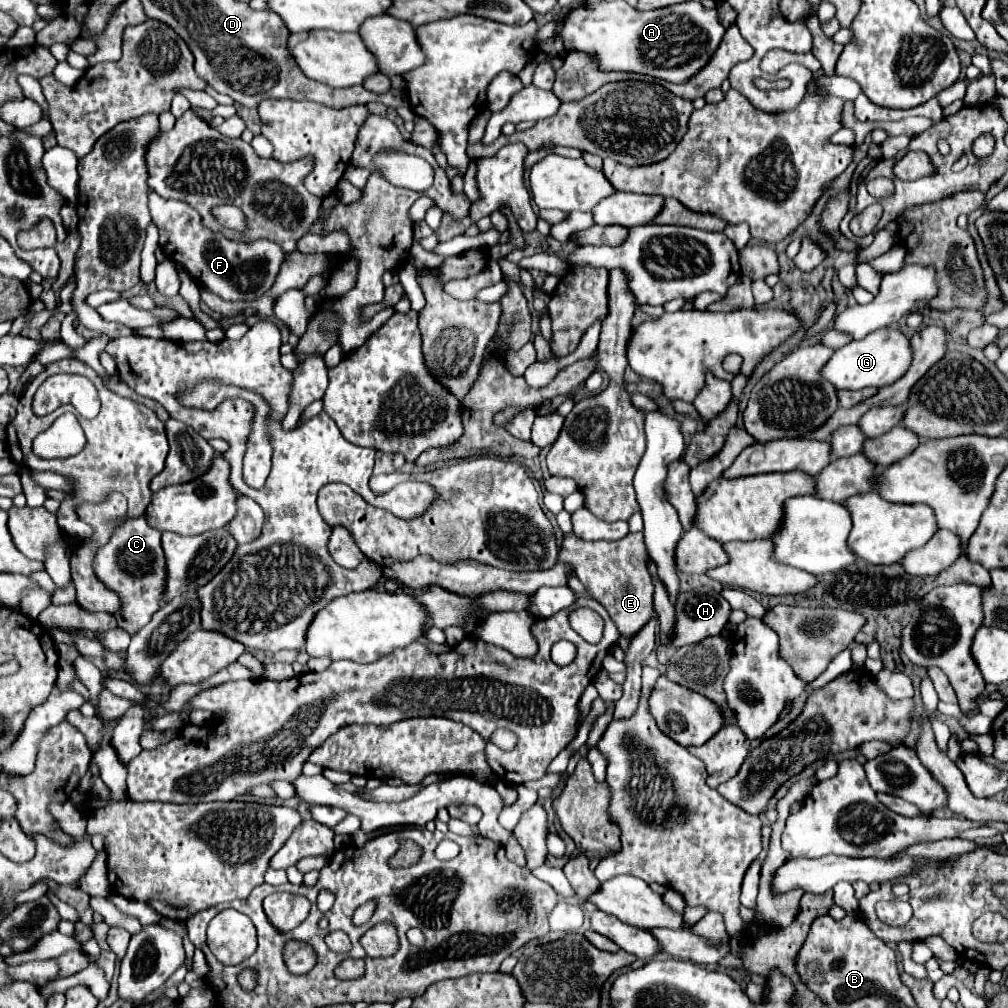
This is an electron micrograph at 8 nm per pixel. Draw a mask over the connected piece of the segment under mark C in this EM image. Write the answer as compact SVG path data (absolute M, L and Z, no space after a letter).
M146 515L128 519L114 535L112 541L98 549L94 559L94 571L98 579L122 597L122 609L114 615L118 627L126 629L130 635L142 629L152 615L164 605L164 551L160 545L160 531L152 529Z

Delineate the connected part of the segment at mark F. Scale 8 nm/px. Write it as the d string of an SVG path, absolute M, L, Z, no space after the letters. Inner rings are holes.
M150 193L150 213L152 223L156 223L160 233L160 247L162 251L176 263L180 263L196 283L210 287L216 295L226 301L254 301L256 297L264 295L278 271L284 263L286 253L280 245L268 239L254 239L254 241L226 241L222 233L212 233L204 223L200 213L184 201L164 199L158 193Z

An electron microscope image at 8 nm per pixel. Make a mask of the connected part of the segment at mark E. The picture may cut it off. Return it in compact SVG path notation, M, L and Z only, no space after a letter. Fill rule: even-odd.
M568 533L560 549L560 561L574 567L576 577L586 585L588 593L606 607L624 637L634 637L654 615L654 581L648 571L648 553L642 533L628 533L620 541L584 541Z

